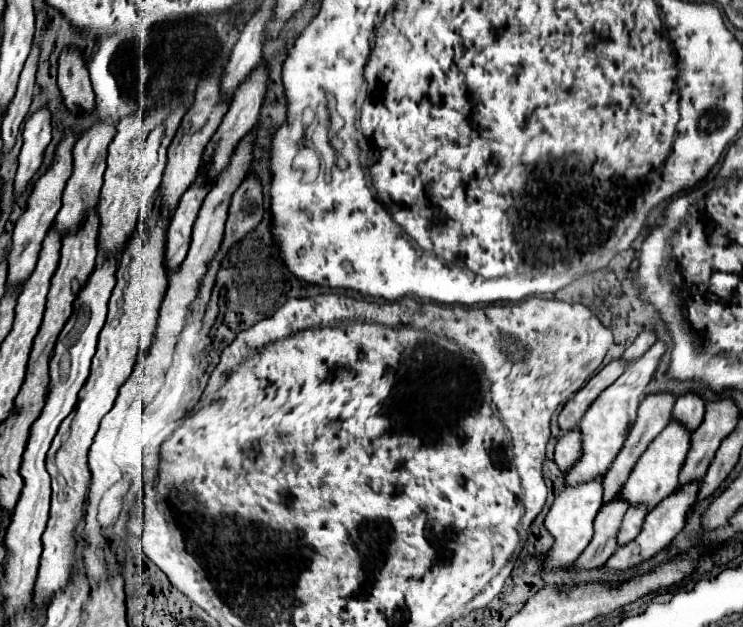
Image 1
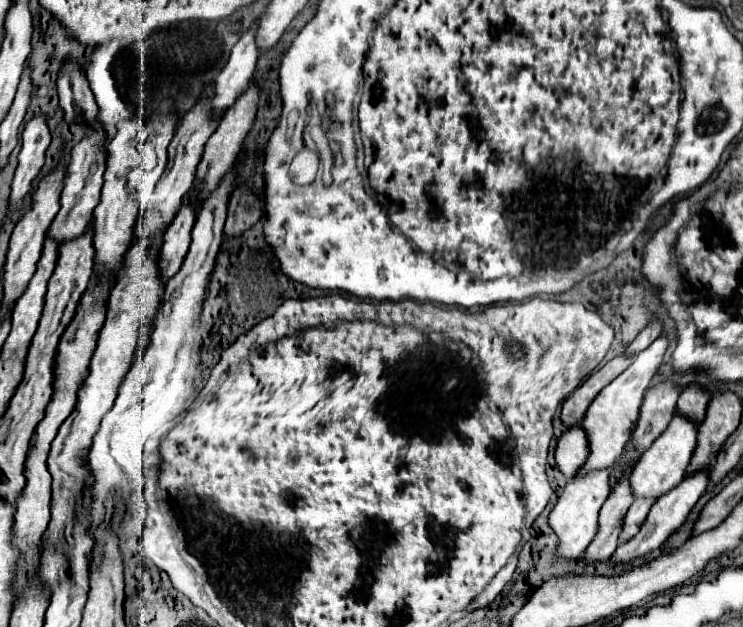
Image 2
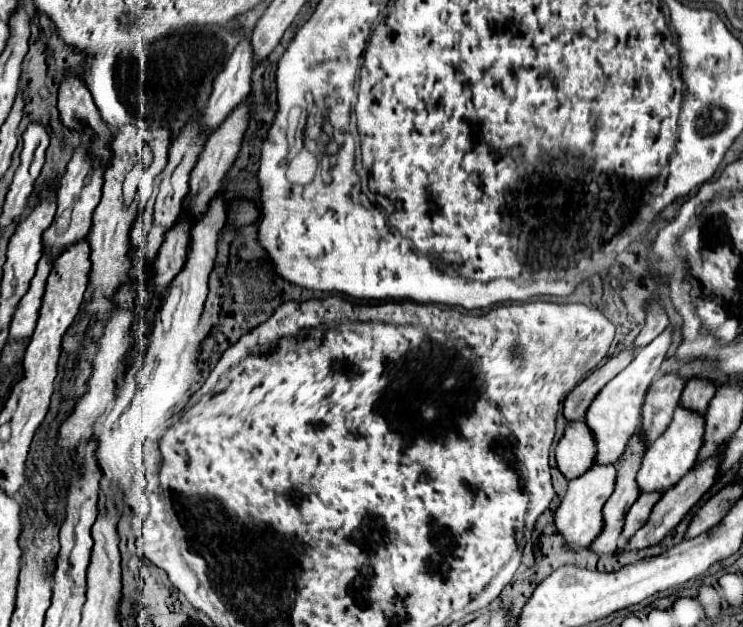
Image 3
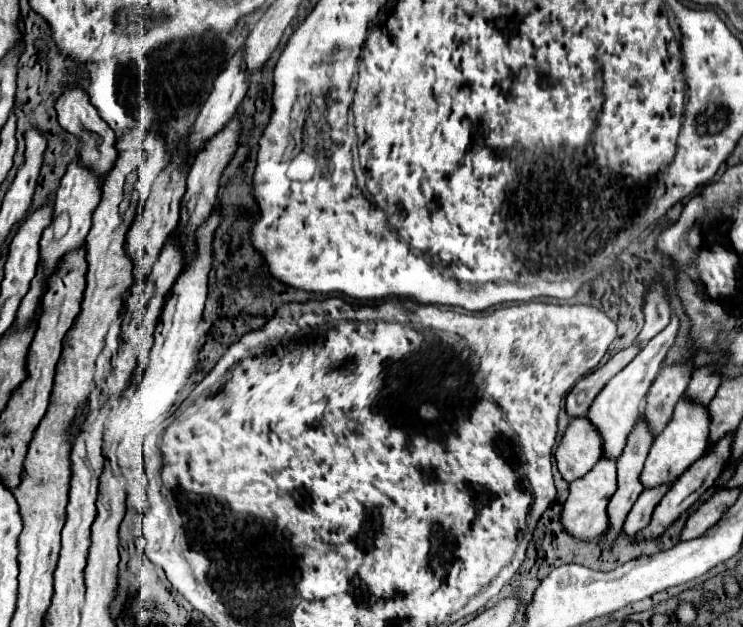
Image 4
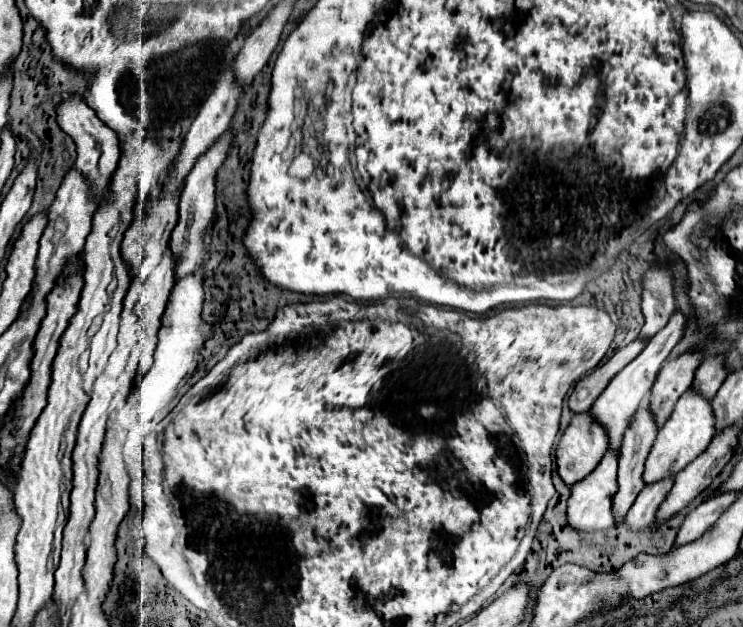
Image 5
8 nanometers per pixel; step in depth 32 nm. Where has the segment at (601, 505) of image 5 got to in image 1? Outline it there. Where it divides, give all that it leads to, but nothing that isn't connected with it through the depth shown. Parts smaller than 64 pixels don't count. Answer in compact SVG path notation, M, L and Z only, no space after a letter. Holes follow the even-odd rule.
M602 478L580 484L576 488L564 488L564 492L556 496L554 504L550 506L544 518L544 526L554 538L554 544L544 558L544 568L542 568L544 572L556 572L556 570L568 568L582 554L582 550L588 546L592 538L592 532L594 532L592 524L600 510L600 504L602 504Z

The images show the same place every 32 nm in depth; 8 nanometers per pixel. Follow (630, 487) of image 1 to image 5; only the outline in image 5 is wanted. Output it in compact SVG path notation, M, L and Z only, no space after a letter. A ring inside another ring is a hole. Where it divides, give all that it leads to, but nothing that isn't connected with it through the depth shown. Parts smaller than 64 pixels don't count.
M686 390L676 402L672 416L668 418L668 422L654 440L654 446L644 466L644 484L654 484L656 480L664 480L668 476L676 476L678 472L682 472L682 468L686 468L688 462L692 462L708 448L708 444L714 438L712 430L714 430L714 414L710 402L704 396Z

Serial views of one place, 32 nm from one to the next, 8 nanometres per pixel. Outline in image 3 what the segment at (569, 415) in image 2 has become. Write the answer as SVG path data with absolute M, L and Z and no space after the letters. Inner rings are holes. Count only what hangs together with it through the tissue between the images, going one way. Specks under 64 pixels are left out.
M624 350L616 356L612 356L602 368L594 370L586 380L582 380L564 400L564 418L566 422L584 420L588 406L596 398L596 394L614 378L618 376L634 358L632 350Z

